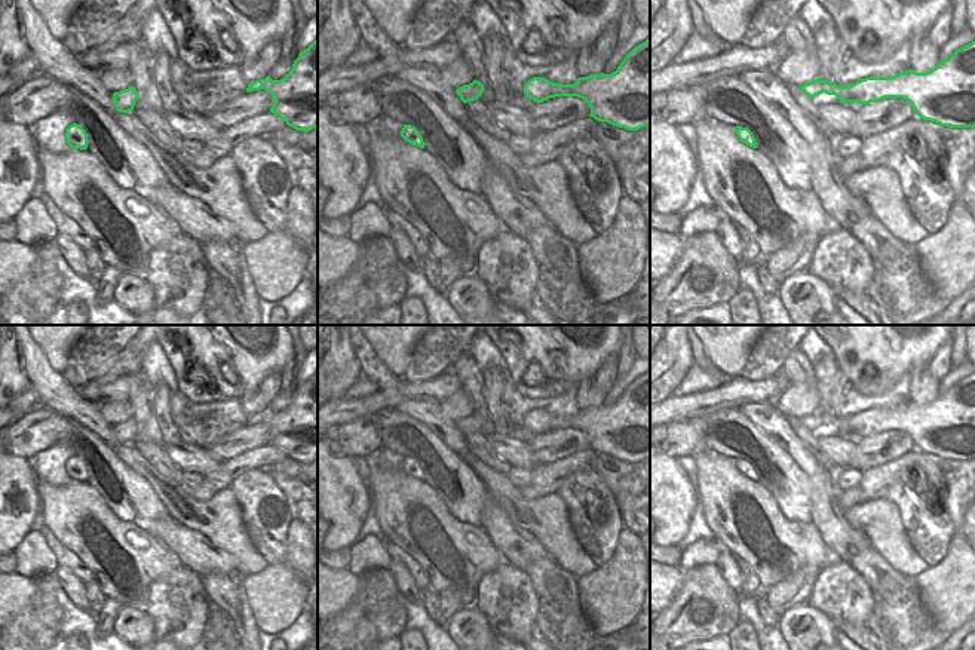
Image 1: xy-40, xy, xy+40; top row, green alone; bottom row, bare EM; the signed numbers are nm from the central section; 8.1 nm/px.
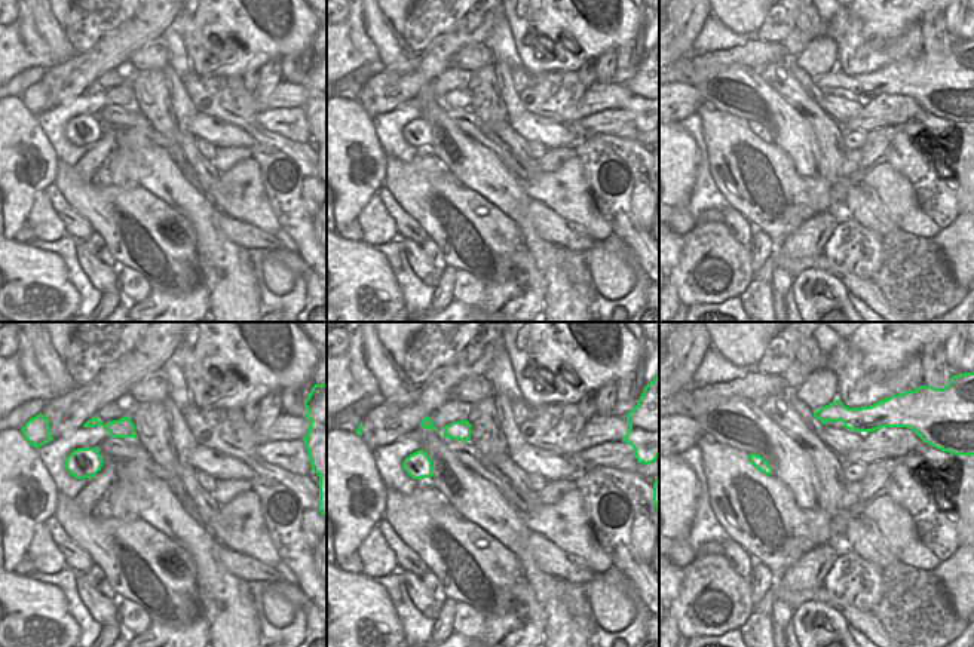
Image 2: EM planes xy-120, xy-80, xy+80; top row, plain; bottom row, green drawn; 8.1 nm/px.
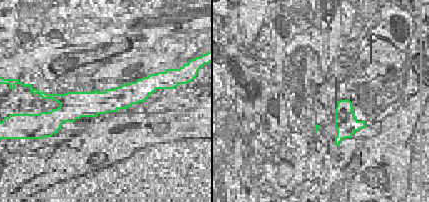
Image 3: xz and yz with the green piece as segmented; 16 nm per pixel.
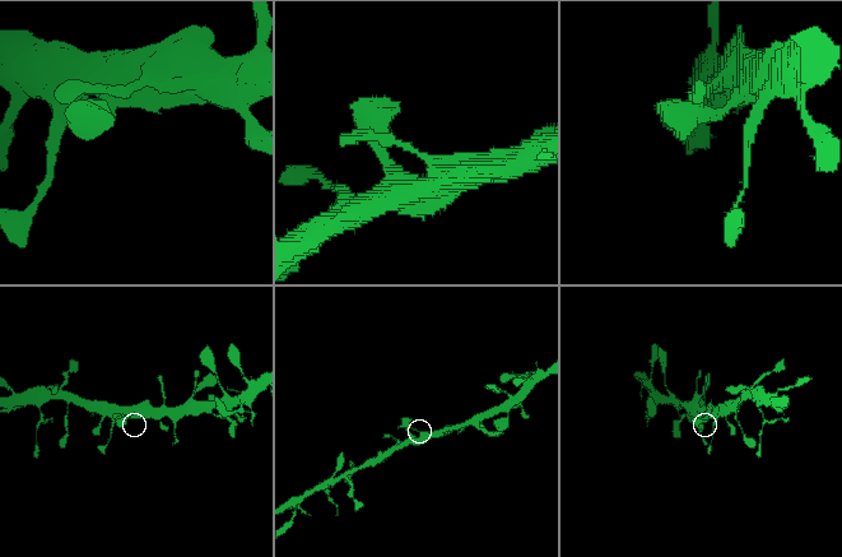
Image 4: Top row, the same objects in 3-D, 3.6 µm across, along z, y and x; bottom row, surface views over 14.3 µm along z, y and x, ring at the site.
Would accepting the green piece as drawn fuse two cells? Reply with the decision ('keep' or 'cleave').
keep

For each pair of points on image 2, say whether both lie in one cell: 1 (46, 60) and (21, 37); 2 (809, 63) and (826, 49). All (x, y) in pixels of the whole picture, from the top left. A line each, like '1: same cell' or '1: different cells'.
1: same cell
2: same cell

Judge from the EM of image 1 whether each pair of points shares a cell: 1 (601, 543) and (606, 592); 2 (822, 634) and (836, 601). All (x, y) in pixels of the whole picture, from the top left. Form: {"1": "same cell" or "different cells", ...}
{"1": "different cells", "2": "different cells"}

